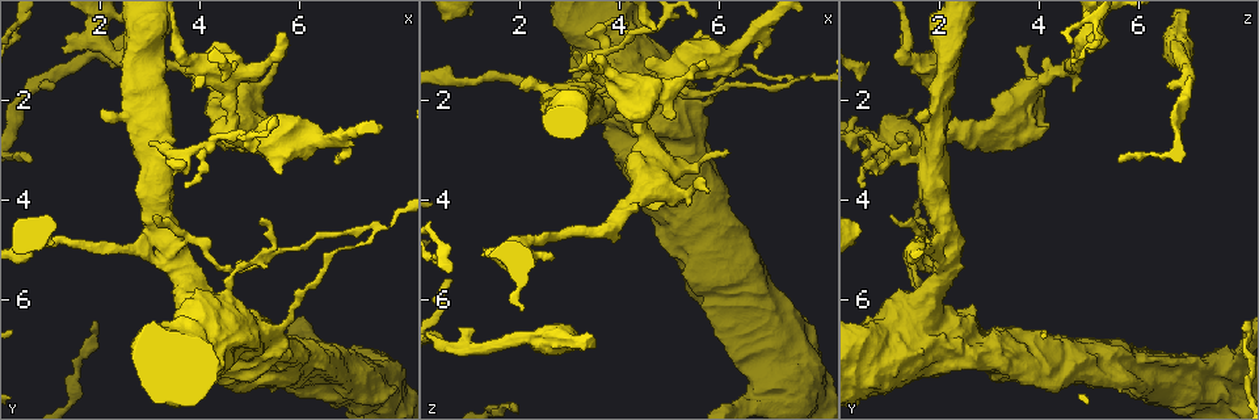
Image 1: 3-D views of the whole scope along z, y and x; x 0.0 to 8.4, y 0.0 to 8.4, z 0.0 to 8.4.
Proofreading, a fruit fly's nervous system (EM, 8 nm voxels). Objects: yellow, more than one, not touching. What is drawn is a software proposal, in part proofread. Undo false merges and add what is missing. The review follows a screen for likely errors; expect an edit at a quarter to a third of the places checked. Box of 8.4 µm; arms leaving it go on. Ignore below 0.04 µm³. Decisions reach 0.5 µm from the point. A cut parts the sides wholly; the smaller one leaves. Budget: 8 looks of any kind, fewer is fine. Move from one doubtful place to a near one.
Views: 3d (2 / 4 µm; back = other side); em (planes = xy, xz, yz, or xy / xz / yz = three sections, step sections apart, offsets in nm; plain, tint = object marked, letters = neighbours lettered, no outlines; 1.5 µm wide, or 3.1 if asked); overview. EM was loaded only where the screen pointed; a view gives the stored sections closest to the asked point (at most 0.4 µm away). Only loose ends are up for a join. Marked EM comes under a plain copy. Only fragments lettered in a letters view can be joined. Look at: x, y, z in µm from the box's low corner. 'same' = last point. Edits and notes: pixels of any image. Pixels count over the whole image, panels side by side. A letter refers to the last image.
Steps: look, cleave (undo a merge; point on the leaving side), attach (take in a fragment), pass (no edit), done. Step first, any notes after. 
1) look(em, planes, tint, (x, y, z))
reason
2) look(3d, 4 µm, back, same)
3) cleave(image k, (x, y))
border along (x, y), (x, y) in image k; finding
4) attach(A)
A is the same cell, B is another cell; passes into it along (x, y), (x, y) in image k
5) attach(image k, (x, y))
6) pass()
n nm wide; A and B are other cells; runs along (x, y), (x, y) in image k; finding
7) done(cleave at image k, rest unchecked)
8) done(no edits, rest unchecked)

look(em, planes, letters, (5.70, 0.75, 1.20))

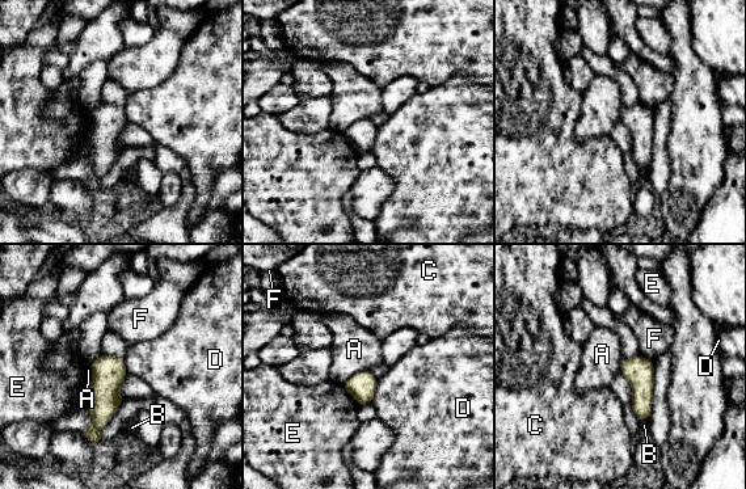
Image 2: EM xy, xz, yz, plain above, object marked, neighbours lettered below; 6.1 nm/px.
pass()
A touches over 190 nm; A, B, C, D, E and F are other cells; border along (369, 370), (355, 372), (342, 384) in image 2; no lettered fragment goes on from it

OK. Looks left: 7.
look(em, yz, step 8, letters, (4.35, 1.70, 4.00))
calibre changes

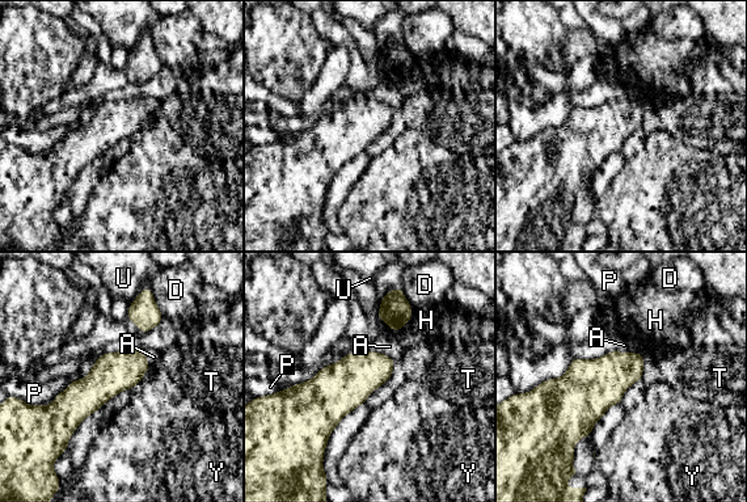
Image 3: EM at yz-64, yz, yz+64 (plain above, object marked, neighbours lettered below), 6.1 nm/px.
pass()
A, D, H, P, T, U and Y are other cells; runs along (139, 353), (85, 396), (57, 425) in image 3; all the same neuron

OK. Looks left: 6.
look(3d, 4 µm, back, (3.30, 3.25, 1.70))

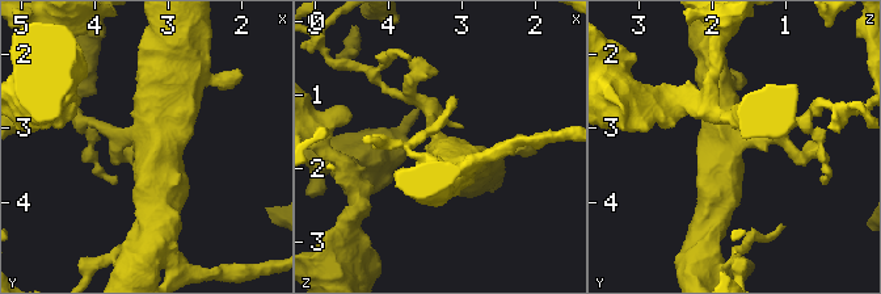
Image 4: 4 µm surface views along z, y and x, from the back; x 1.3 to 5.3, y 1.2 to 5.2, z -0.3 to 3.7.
look(em, 3.1 µm, xy, step 8, letters, (3.30, 3.20, 1.65))
3 arms; arms of 220, 480, 500 nm

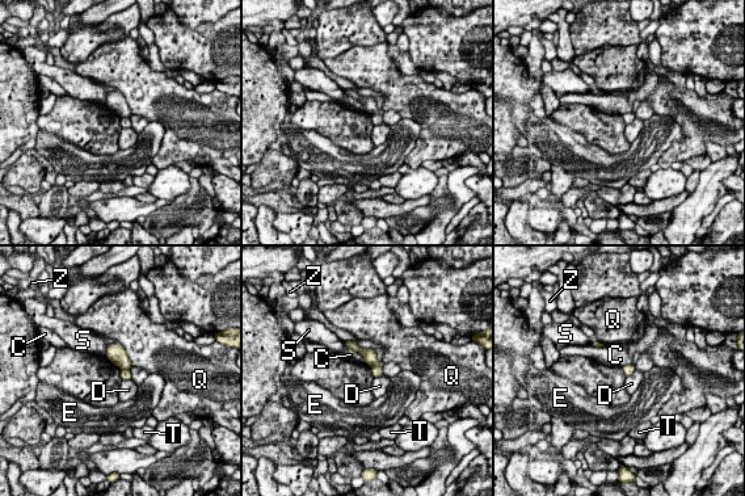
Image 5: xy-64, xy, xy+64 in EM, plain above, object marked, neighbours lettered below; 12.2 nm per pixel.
cleave(image 5, (116, 352))
Q touches over 360 nm; C, D, E, Q, S, T and Z are other cells; two neurons meet here

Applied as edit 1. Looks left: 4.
done(cleave at image 5, rest unchecked)

